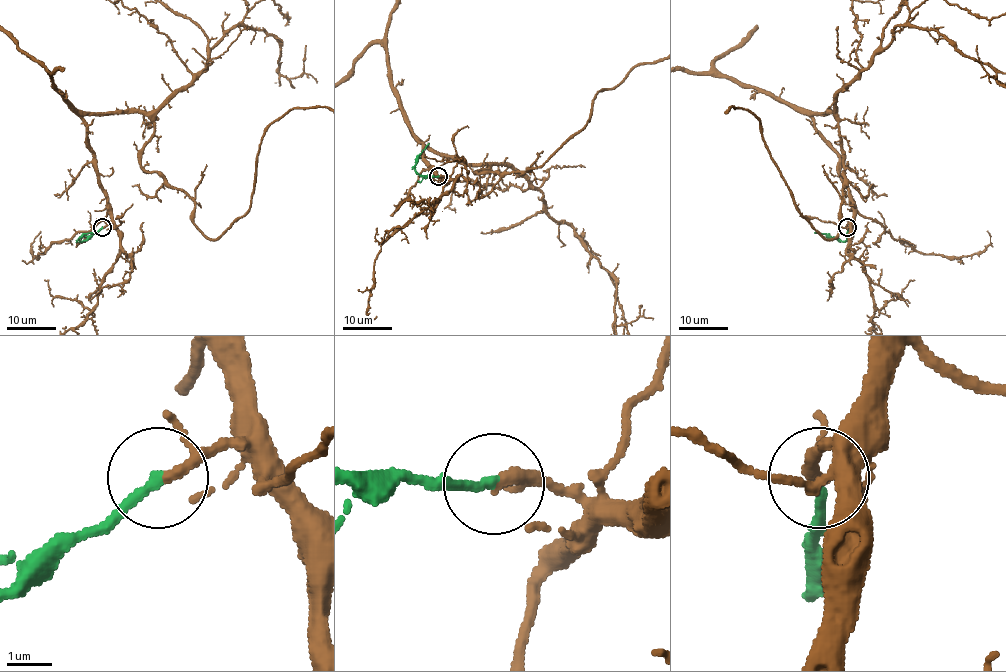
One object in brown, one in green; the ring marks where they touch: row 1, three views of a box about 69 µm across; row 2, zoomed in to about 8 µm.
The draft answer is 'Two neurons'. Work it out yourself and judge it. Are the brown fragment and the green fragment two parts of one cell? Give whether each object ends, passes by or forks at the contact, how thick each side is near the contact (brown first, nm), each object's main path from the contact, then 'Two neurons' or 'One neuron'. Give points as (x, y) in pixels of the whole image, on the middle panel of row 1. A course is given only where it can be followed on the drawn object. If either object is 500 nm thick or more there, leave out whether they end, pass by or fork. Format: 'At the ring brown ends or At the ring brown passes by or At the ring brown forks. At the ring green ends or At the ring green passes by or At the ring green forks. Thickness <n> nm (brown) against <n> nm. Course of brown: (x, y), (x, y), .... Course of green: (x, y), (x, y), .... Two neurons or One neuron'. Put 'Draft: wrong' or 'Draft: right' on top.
Draft: wrong
At the ring brown passes by. At the ring green ends. Thickness 190 nm (brown) against 240 nm. Course of green: (438, 177), (423, 177), (416, 172), (416, 158), (429, 143). One neuron

